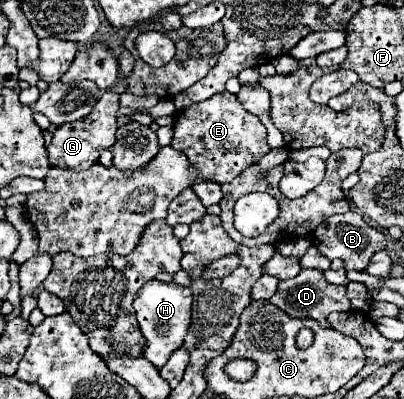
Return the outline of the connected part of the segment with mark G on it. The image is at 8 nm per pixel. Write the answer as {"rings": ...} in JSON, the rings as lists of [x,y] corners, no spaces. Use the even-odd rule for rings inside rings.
{"rings":[[[106,91],[102,95],[102,99],[110,99],[110,109],[106,105],[94,105],[92,113],[80,121],[72,121],[72,123],[64,123],[60,125],[54,135],[52,141],[48,145],[48,155],[50,155],[50,165],[60,167],[60,169],[76,169],[76,171],[84,171],[90,165],[94,165],[100,157],[102,149],[112,149],[114,141],[116,141],[116,119],[118,119],[118,109],[120,109],[120,101],[118,101],[118,93],[116,91]]]}

